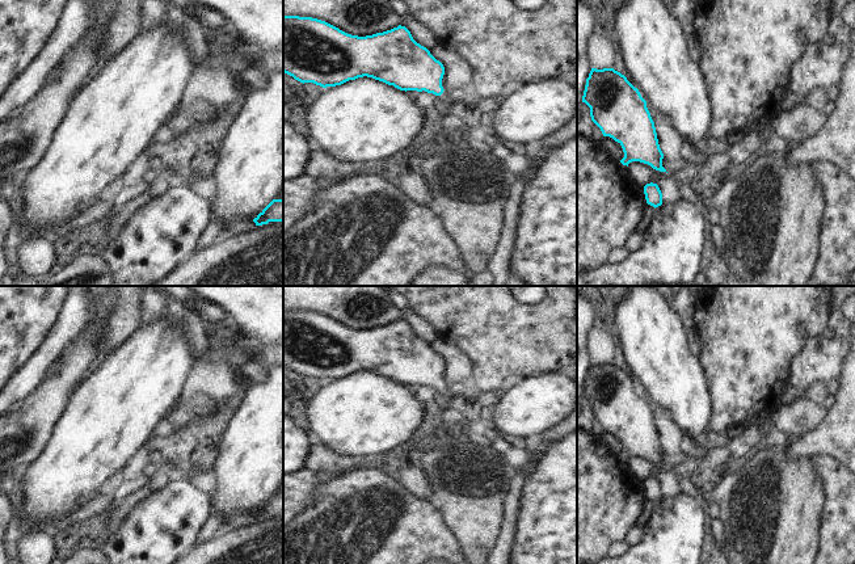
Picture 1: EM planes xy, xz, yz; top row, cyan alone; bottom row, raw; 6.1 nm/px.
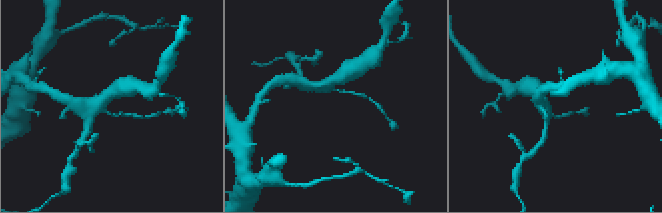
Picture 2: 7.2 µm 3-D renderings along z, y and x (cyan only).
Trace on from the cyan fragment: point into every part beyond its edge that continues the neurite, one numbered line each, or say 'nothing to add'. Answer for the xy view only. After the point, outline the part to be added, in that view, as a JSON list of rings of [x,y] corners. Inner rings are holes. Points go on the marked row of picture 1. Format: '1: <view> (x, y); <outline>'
nothing to add

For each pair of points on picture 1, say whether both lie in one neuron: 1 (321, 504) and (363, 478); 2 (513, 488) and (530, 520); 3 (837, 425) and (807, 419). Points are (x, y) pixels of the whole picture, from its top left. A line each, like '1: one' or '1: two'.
1: one
2: two
3: two

